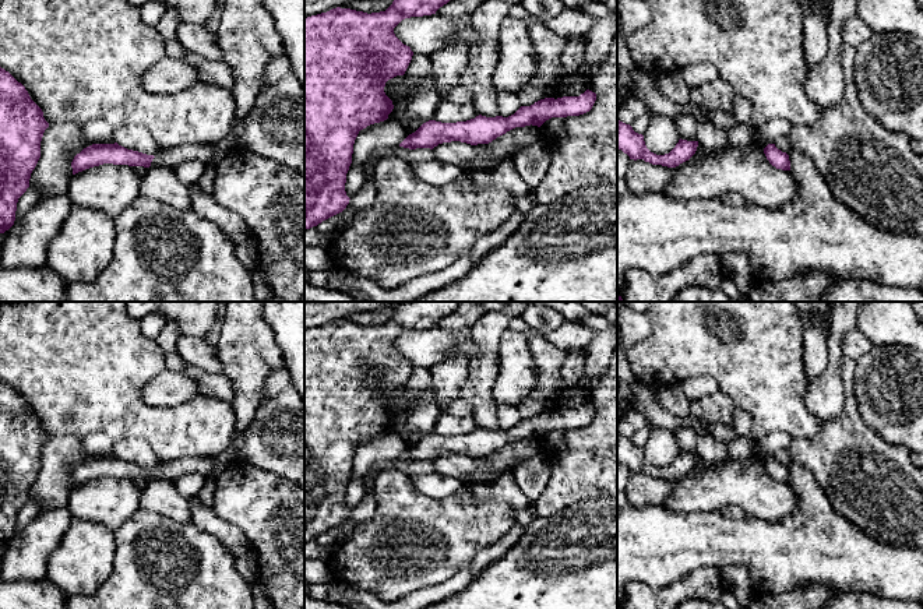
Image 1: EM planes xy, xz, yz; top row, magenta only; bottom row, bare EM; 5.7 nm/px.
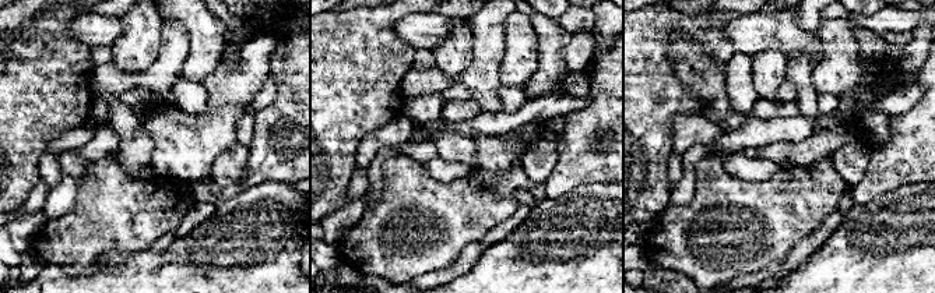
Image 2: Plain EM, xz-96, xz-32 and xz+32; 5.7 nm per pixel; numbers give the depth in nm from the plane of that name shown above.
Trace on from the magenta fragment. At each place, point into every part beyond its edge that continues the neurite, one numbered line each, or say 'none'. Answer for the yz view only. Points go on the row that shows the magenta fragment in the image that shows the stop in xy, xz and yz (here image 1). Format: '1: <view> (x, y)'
none

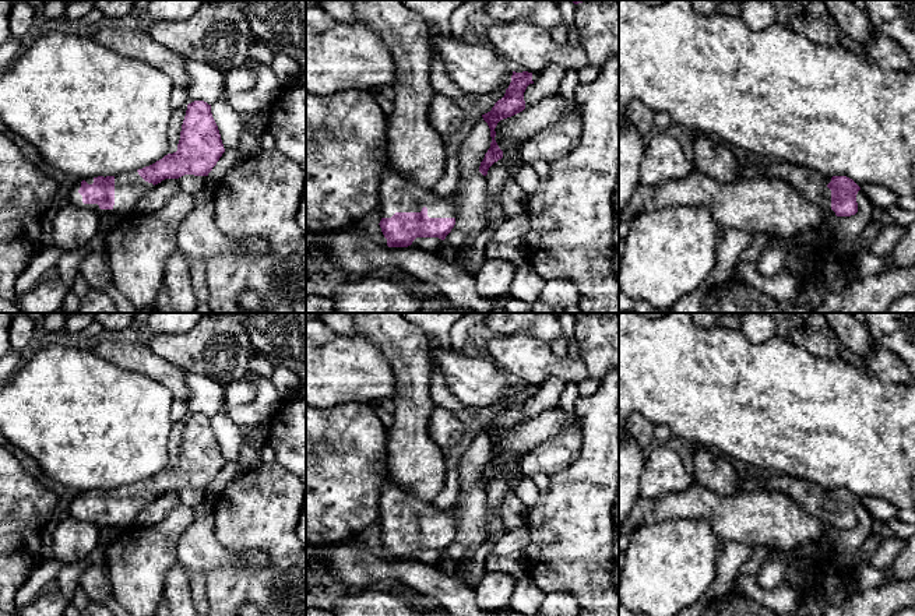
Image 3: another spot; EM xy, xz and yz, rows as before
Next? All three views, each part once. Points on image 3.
1: xy (130, 187)

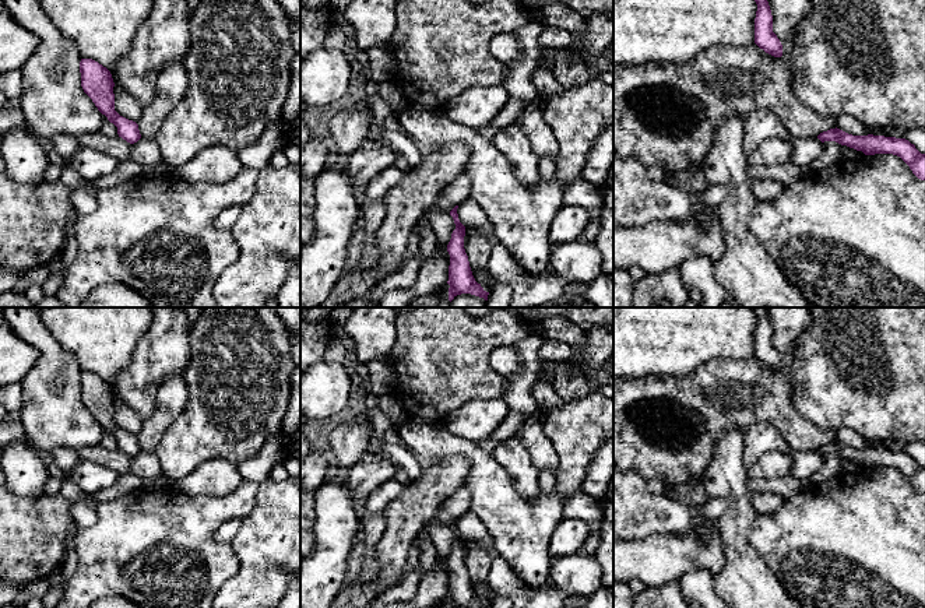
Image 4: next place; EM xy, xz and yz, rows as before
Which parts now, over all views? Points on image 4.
none

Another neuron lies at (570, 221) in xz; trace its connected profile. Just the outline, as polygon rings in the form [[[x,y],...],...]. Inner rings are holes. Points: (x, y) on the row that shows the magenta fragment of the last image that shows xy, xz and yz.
[[[565,205],[553,218],[549,228],[552,245],[577,240],[585,229],[590,214],[578,205]]]

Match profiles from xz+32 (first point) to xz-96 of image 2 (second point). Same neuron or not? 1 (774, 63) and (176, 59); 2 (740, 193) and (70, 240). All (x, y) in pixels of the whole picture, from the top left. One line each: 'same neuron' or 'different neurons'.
1: different neurons
2: same neuron

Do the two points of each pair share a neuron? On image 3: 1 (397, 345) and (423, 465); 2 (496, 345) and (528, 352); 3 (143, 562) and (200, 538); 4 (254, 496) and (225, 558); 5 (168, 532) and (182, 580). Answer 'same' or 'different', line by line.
1: same
2: same
3: different
4: different
5: different

